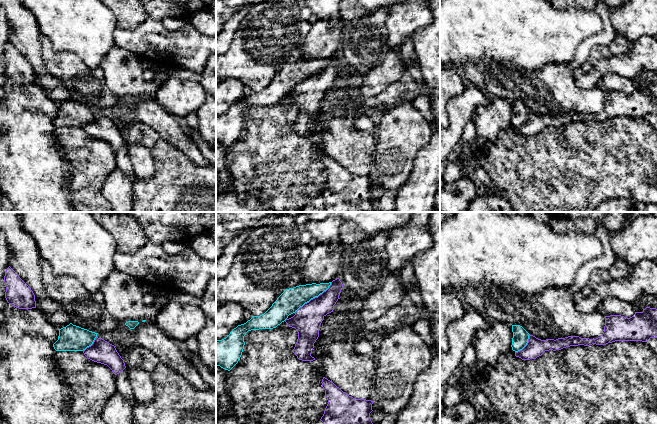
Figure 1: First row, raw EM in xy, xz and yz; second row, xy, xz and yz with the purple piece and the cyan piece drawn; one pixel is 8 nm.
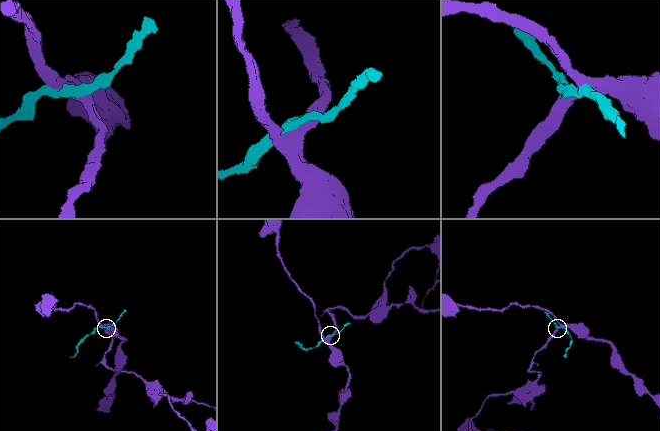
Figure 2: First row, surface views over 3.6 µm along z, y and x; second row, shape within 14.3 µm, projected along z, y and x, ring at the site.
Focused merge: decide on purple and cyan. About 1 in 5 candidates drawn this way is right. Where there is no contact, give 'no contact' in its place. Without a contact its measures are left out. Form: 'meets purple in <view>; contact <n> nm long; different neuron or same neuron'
meets purple in xz; contact 380 nm long; different neuron

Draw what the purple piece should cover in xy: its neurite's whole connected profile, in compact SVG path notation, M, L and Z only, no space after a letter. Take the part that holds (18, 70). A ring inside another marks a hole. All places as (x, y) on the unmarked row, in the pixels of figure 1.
M10 42L6 45L4 58L5 74L9 80L19 85L36 84L33 67Z

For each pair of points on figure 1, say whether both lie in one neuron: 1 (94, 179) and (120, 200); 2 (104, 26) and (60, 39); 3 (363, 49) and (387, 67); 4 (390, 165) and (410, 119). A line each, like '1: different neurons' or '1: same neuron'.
1: different neurons
2: same neuron
3: different neurons
4: same neuron

